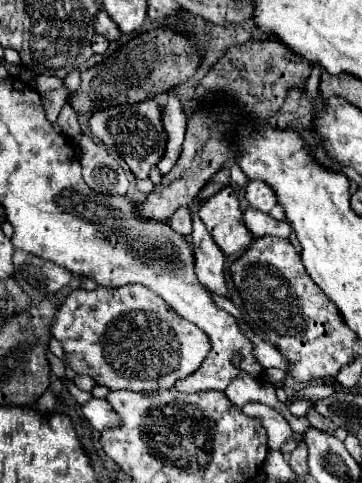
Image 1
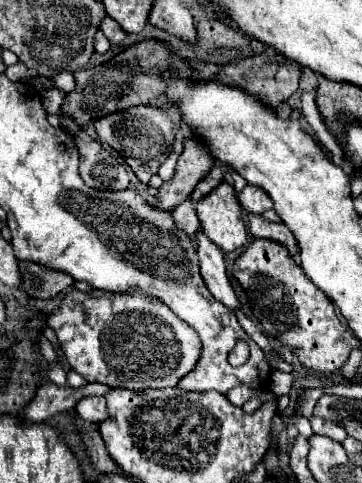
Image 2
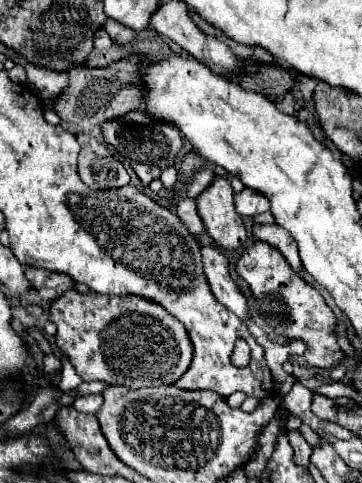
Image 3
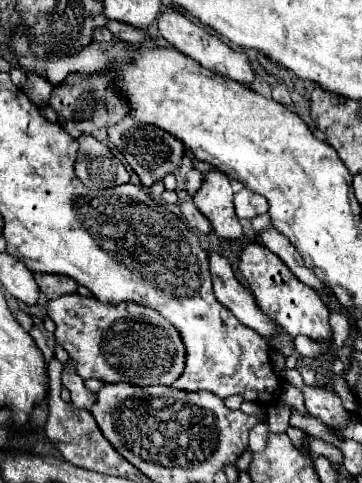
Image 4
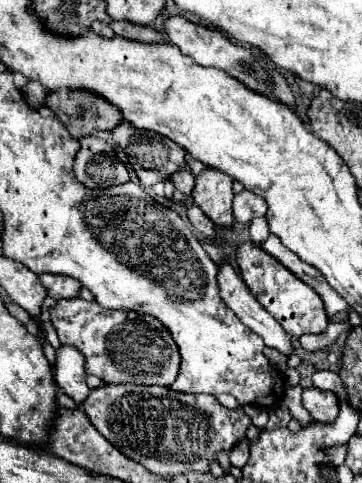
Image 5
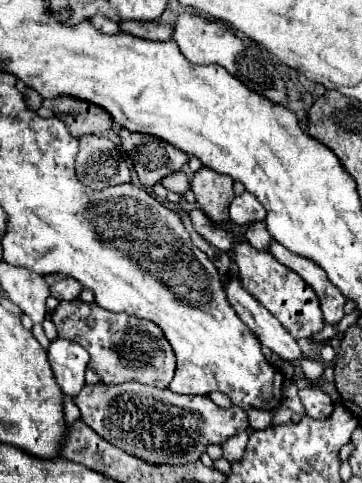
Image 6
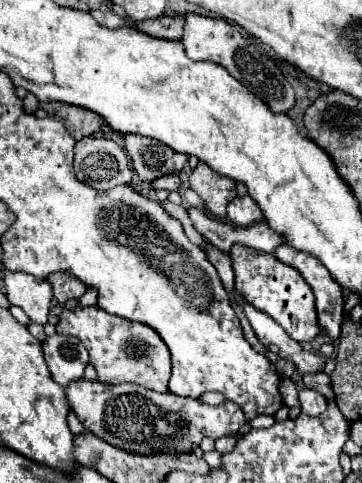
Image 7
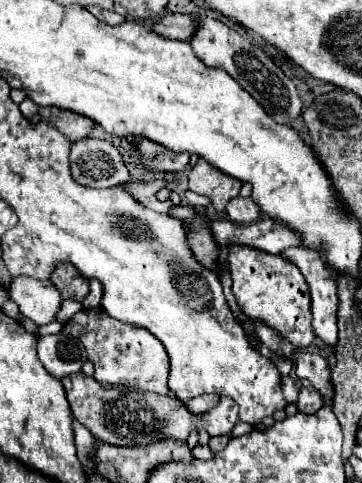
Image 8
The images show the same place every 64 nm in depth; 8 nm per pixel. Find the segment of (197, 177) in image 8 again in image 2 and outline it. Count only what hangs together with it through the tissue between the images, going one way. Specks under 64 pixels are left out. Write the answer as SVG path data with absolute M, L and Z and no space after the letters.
M222 182L220 188L198 202L196 212L204 234L224 252L234 252L248 242L242 208L232 184Z

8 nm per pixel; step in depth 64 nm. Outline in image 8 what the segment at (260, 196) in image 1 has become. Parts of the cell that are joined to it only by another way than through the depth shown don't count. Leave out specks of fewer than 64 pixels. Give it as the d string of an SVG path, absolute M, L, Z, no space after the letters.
M238 196L232 202L228 202L226 214L236 224L252 224L260 218L260 208L256 206L256 202L252 198Z

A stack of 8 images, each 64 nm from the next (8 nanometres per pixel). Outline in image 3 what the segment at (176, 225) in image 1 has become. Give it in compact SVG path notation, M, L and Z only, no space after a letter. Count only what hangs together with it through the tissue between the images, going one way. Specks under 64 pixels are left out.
M180 198L180 200L176 202L176 214L178 214L180 222L184 224L184 228L188 228L190 234L200 234L200 232L204 230L202 220L200 220L200 216L198 216L198 212L196 212L194 200L190 200L190 198Z

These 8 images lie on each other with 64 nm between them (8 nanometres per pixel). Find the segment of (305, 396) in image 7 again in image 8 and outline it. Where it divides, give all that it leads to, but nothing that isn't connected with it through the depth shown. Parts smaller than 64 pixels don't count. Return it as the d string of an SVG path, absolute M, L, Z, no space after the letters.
M300 388L298 410L304 414L316 414L324 406L324 398L314 388Z

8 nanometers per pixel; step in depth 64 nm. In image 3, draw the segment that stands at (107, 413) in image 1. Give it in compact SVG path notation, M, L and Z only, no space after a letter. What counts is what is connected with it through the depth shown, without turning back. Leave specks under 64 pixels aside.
M100 394L78 396L78 398L74 400L74 408L76 408L78 412L84 412L84 414L96 414L96 412L100 412L102 402L104 402L104 398L102 398Z

